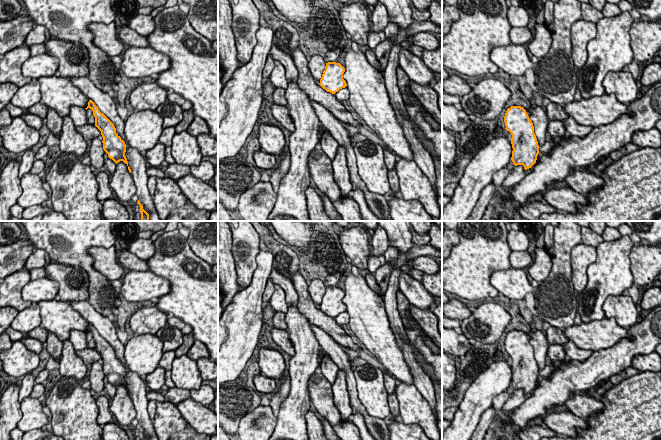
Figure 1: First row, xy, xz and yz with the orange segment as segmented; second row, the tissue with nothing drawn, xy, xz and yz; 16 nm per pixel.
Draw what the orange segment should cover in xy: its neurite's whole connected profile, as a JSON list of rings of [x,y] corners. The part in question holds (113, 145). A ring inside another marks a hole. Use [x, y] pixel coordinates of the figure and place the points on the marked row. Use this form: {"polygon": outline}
{"polygon": [[[88,76],[68,79],[89,99],[85,109],[93,111],[95,126],[101,131],[103,149],[108,157],[116,164],[123,161],[128,166],[136,187],[141,221],[160,221],[147,186],[146,159],[129,146],[124,134],[125,122],[119,117],[113,98],[97,88]]]}

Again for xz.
{"polygon": [[[328,62],[319,84],[327,92],[334,94],[340,102],[347,101],[350,97],[346,81],[343,79],[344,72],[345,68],[340,63]]]}

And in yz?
{"polygon": [[[529,105],[529,117],[521,106],[511,106],[507,109],[504,122],[506,130],[512,135],[512,157],[515,166],[523,165],[531,168],[537,160],[539,148],[546,142],[548,120],[547,114],[540,106]]]}

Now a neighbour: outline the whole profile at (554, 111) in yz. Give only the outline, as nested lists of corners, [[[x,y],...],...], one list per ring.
[[[550,102],[547,106],[547,117],[550,120],[559,120],[563,121],[569,117],[569,115],[565,112],[563,106],[558,105],[556,103]]]

